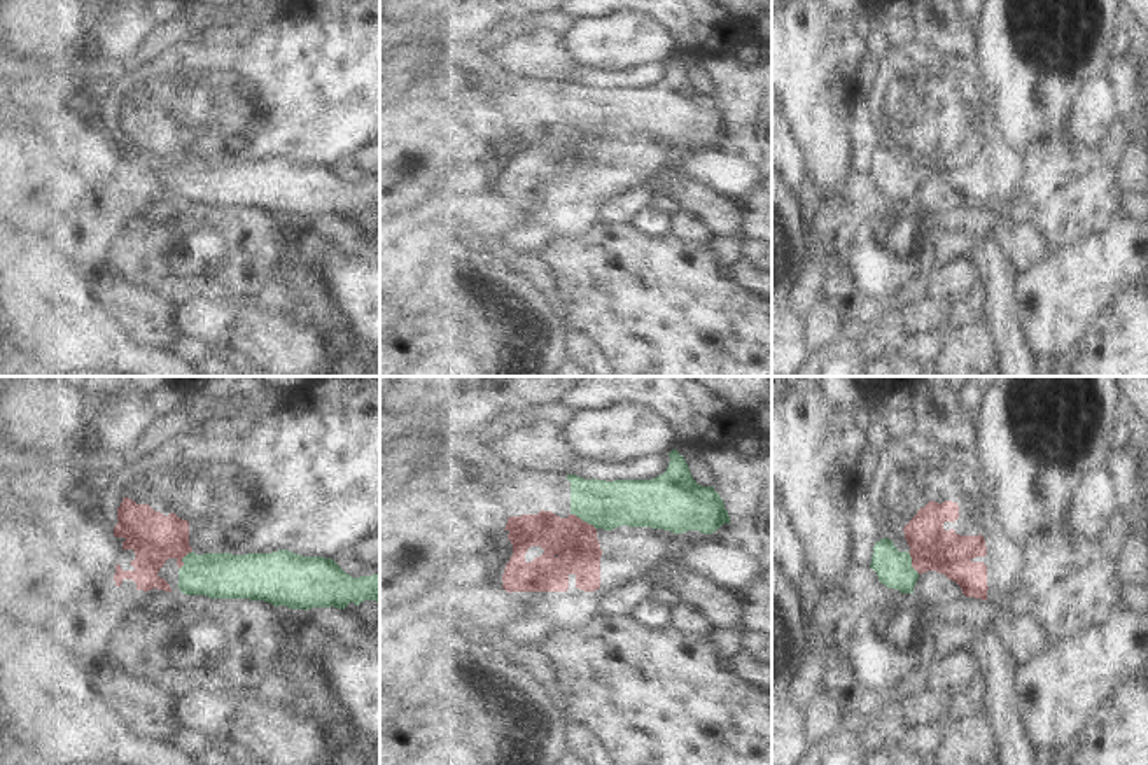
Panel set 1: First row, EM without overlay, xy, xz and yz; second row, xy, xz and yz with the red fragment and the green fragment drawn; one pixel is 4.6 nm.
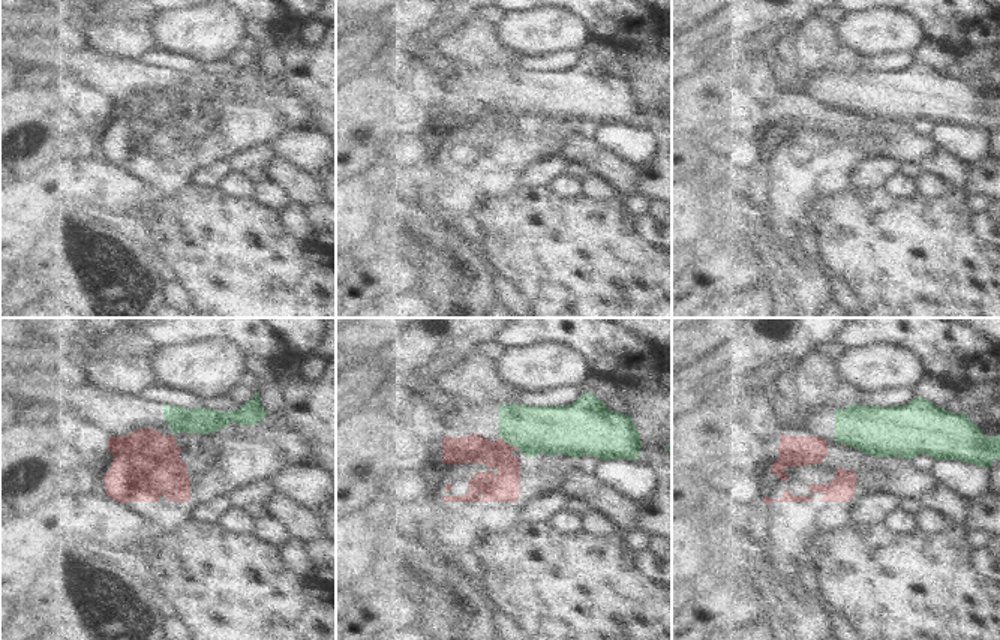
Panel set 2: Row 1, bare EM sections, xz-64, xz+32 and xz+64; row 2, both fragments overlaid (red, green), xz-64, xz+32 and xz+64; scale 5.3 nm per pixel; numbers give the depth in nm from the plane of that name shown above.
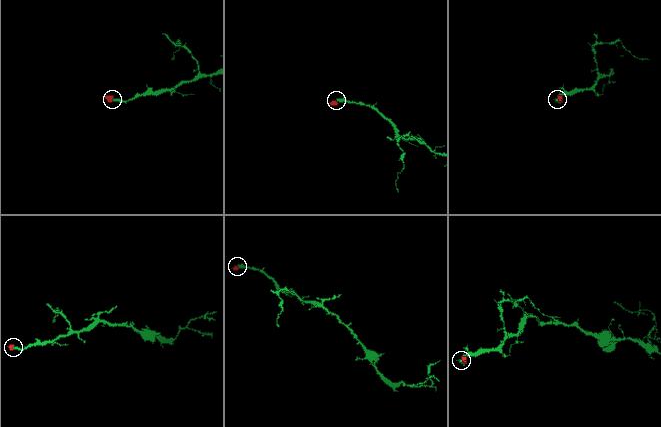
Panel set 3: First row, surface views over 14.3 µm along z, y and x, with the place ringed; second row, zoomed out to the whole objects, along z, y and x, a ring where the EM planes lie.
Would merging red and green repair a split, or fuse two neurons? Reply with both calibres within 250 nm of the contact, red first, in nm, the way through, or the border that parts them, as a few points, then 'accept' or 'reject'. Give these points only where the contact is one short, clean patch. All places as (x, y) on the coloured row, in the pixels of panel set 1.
200 nm thick on the red side, 220 nm on the other; border along xz (571, 513), (595, 529); reject

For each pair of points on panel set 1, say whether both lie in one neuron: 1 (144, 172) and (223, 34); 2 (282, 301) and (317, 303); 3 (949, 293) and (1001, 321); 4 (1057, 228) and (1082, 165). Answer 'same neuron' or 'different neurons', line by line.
1: different neurons
2: same neuron
3: different neurons
4: same neuron

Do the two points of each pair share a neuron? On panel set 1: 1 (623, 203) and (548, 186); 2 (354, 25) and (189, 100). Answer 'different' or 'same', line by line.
1: different
2: same

